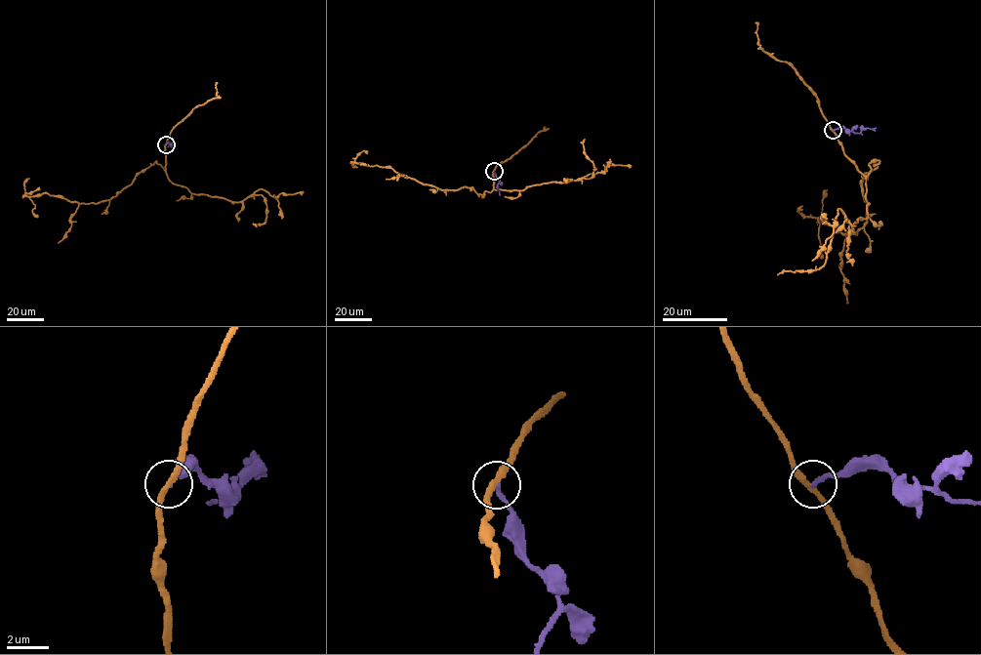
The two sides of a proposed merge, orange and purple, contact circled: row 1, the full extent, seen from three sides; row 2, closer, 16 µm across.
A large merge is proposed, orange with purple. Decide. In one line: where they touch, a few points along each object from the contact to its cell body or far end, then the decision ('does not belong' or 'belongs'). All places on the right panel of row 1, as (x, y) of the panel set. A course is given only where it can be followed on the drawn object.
(833, 130) | orange via (833, 131), (862, 173), (879, 161), (862, 182), (867, 223), (847, 234), (824, 216), (804, 217), (802, 205) | purple via (833, 130), (843, 128), (859, 133), (863, 129), (876, 128) | does not belong

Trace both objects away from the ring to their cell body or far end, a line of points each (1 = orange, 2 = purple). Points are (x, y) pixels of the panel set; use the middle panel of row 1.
1: (493, 171), (493, 189), (483, 197), (473, 189), (441, 189), (388, 167), (354, 162), (361, 152), (367, 153)
2: (493, 171), (499, 181), (500, 195)

